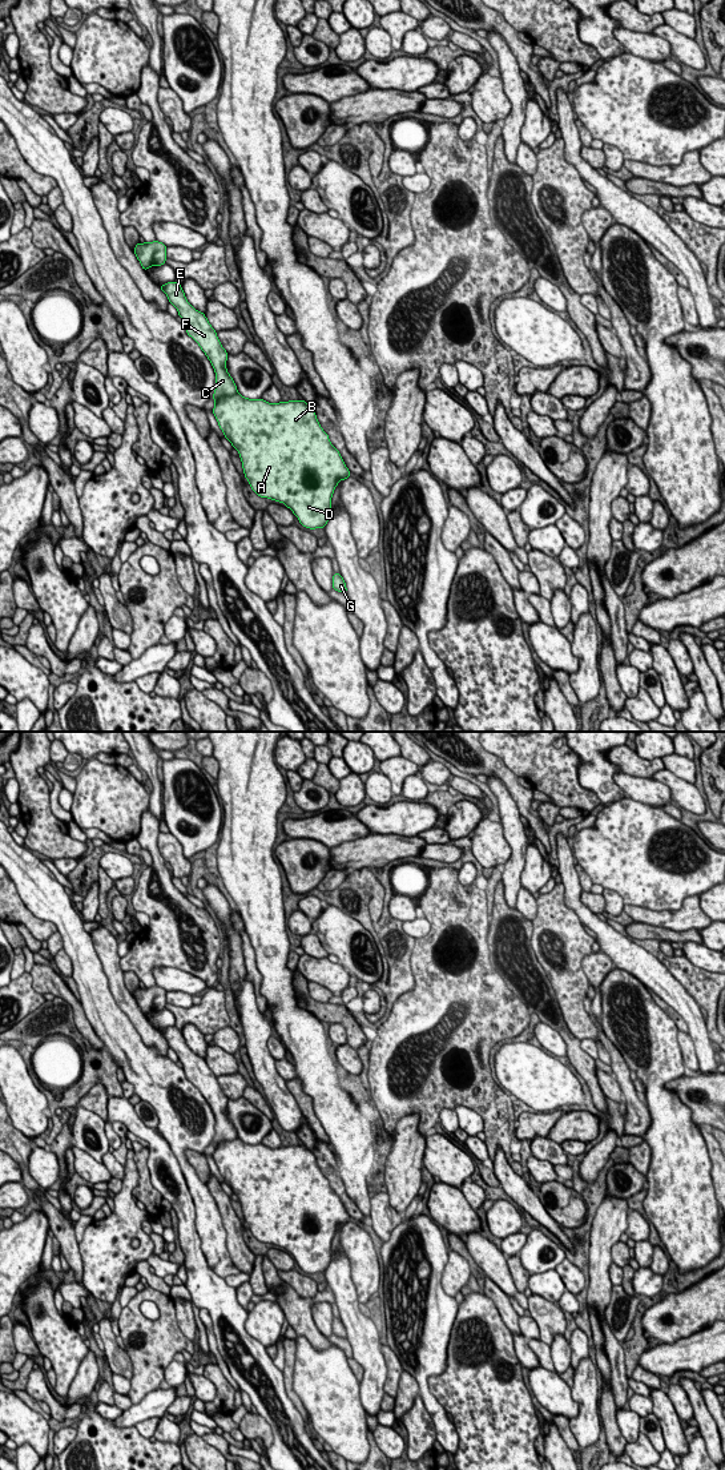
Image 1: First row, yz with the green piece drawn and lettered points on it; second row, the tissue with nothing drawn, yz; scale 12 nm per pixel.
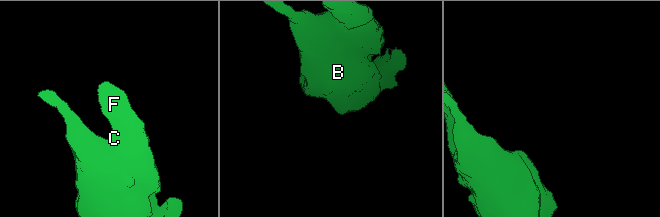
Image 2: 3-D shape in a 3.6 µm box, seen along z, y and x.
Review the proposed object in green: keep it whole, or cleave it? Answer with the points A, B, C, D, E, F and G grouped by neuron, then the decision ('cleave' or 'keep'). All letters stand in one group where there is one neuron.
A B C D E F G | keep

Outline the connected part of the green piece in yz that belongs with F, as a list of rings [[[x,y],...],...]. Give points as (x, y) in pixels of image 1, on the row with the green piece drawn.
[[[176,281],[161,285],[160,289],[166,294],[169,303],[177,309],[188,335],[198,343],[214,368],[213,414],[225,438],[238,451],[251,490],[261,498],[283,503],[305,528],[325,528],[331,516],[334,490],[351,472],[321,427],[311,404],[303,399],[273,404],[262,398],[242,396],[226,370],[227,351],[219,343],[217,331],[205,314],[188,302],[182,286]]]

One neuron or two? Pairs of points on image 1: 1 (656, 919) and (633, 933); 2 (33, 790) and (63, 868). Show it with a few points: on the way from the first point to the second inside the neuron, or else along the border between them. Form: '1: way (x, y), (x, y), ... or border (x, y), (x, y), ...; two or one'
1: border (633, 921), (679, 931); two
2: border (53, 860), (75, 858), (77, 861); two

